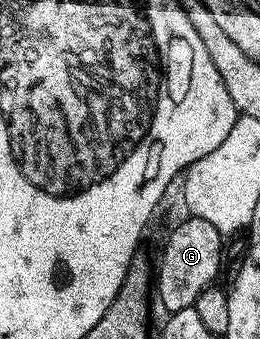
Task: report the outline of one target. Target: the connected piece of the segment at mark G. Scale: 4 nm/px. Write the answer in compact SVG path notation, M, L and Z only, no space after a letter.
M186 216L186 221L181 221L169 233L169 238L165 241L165 250L161 253L161 266L158 264L155 269L155 297L161 300L161 305L165 308L166 314L184 309L192 309L195 299L207 288L218 280L221 272L221 254L223 252L223 235L207 219Z

